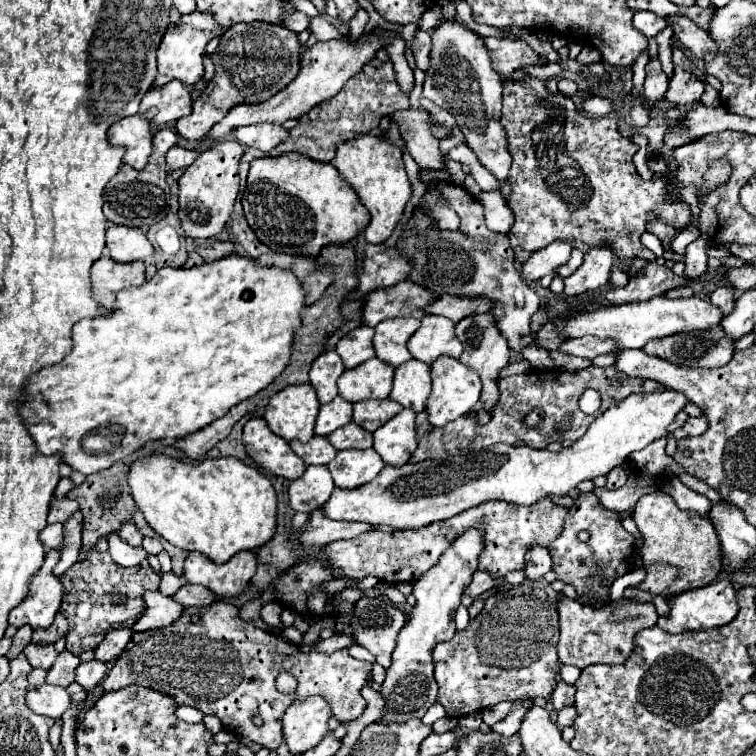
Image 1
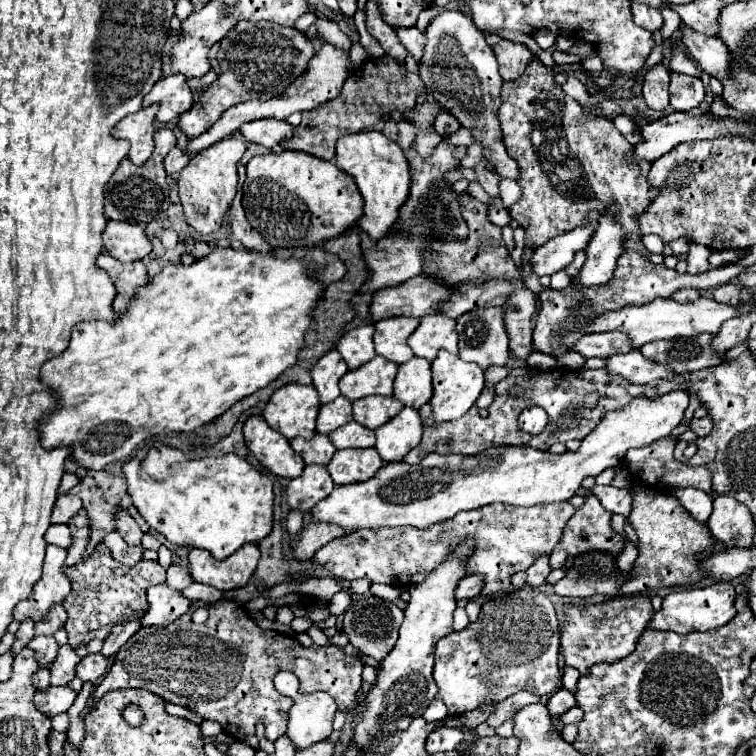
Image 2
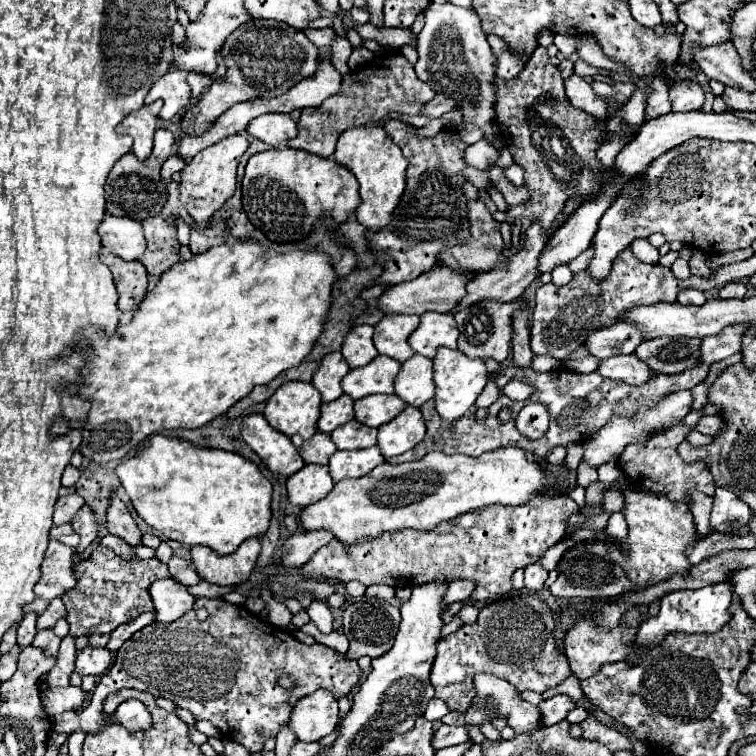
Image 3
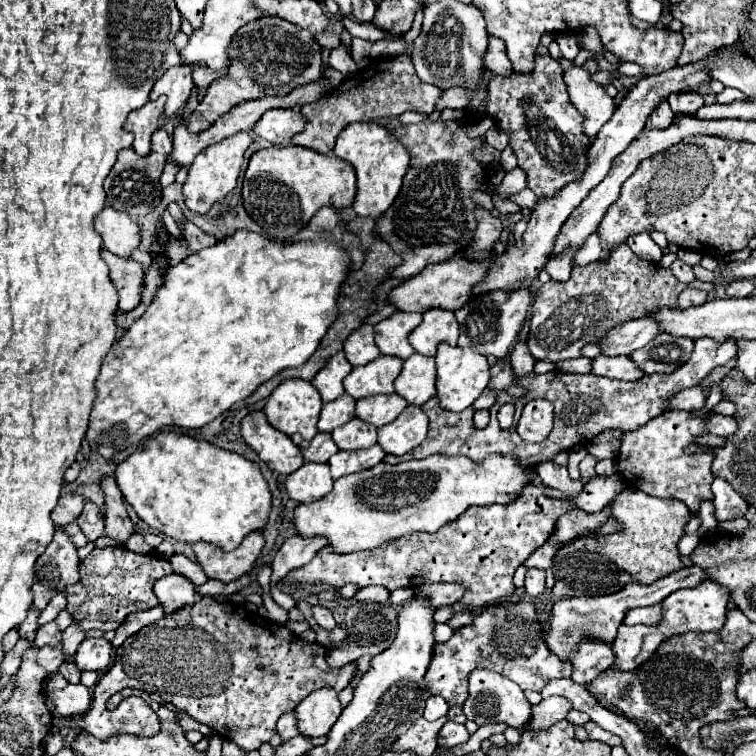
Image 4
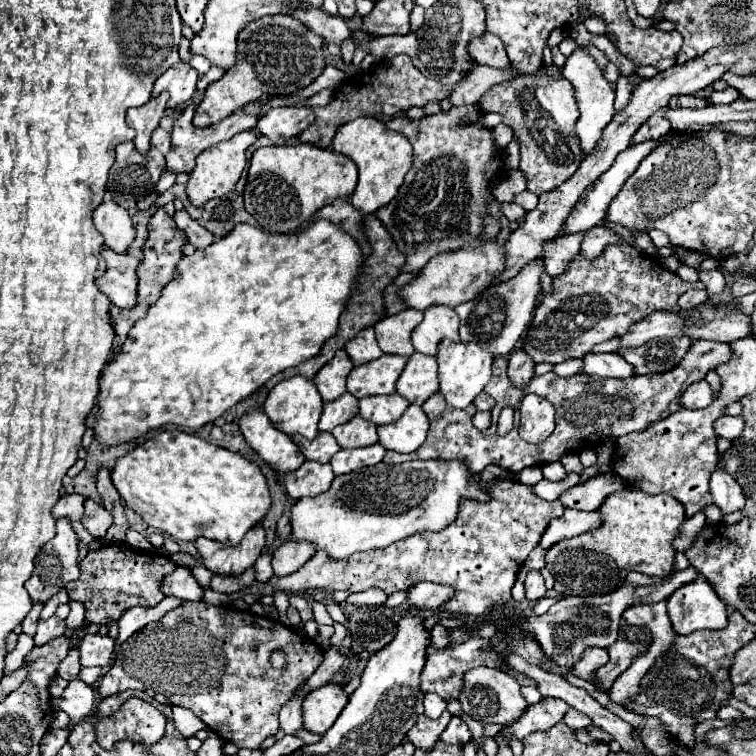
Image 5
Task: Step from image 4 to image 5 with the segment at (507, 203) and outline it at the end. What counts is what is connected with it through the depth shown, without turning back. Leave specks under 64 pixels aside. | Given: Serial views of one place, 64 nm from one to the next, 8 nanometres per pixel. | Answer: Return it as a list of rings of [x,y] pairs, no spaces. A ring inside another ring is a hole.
[[[514,202],[504,204],[504,206],[502,206],[502,212],[504,212],[504,216],[506,216],[508,220],[516,220],[516,222],[520,222],[520,220],[526,216],[526,210],[520,208],[520,206],[514,204]]]

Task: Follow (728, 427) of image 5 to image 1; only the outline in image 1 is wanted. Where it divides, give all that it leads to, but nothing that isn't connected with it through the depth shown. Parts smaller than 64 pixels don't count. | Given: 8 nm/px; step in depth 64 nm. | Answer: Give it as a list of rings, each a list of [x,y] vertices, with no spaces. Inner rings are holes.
[[[704,416],[700,418],[690,418],[686,424],[684,424],[684,430],[688,432],[688,436],[700,436],[708,430],[708,420]]]

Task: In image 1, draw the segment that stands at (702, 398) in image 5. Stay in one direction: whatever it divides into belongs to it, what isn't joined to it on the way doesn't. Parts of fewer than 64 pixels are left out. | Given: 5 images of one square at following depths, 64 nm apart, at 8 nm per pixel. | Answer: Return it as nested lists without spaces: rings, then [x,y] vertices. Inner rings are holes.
[[[664,390],[654,394],[630,394],[628,400],[608,408],[602,416],[598,416],[584,434],[584,438],[576,440],[570,448],[562,448],[560,452],[536,450],[528,446],[506,446],[506,454],[496,454],[490,450],[490,456],[486,456],[486,452],[476,452],[466,456],[452,456],[448,460],[424,460],[420,464],[408,462],[404,466],[384,466],[376,480],[362,484],[360,488],[352,488],[348,492],[344,492],[342,488],[334,488],[328,504],[324,504],[324,508],[320,510],[330,520],[340,522],[364,522],[370,526],[384,524],[390,528],[422,528],[432,522],[448,520],[468,508],[474,508],[490,500],[506,500],[518,506],[530,506],[536,504],[536,500],[548,498],[550,494],[568,496],[568,492],[574,490],[582,480],[606,476],[614,466],[620,466],[630,452],[642,450],[650,442],[666,436],[668,426],[676,420],[678,412],[684,410],[686,402],[686,396],[676,390]]]

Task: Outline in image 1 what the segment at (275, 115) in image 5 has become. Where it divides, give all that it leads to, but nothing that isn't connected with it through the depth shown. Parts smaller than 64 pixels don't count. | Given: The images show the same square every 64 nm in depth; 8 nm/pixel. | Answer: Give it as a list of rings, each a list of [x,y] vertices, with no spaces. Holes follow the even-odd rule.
[[[254,124],[254,126],[240,126],[234,130],[238,142],[260,148],[262,152],[270,152],[280,142],[288,140],[288,130],[278,124]]]

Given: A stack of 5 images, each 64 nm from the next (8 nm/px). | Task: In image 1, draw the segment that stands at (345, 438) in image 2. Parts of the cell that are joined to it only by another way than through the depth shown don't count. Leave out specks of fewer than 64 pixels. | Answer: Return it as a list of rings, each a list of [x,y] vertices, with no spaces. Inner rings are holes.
[[[354,422],[334,430],[328,440],[336,450],[346,450],[346,448],[372,448],[372,434]]]

